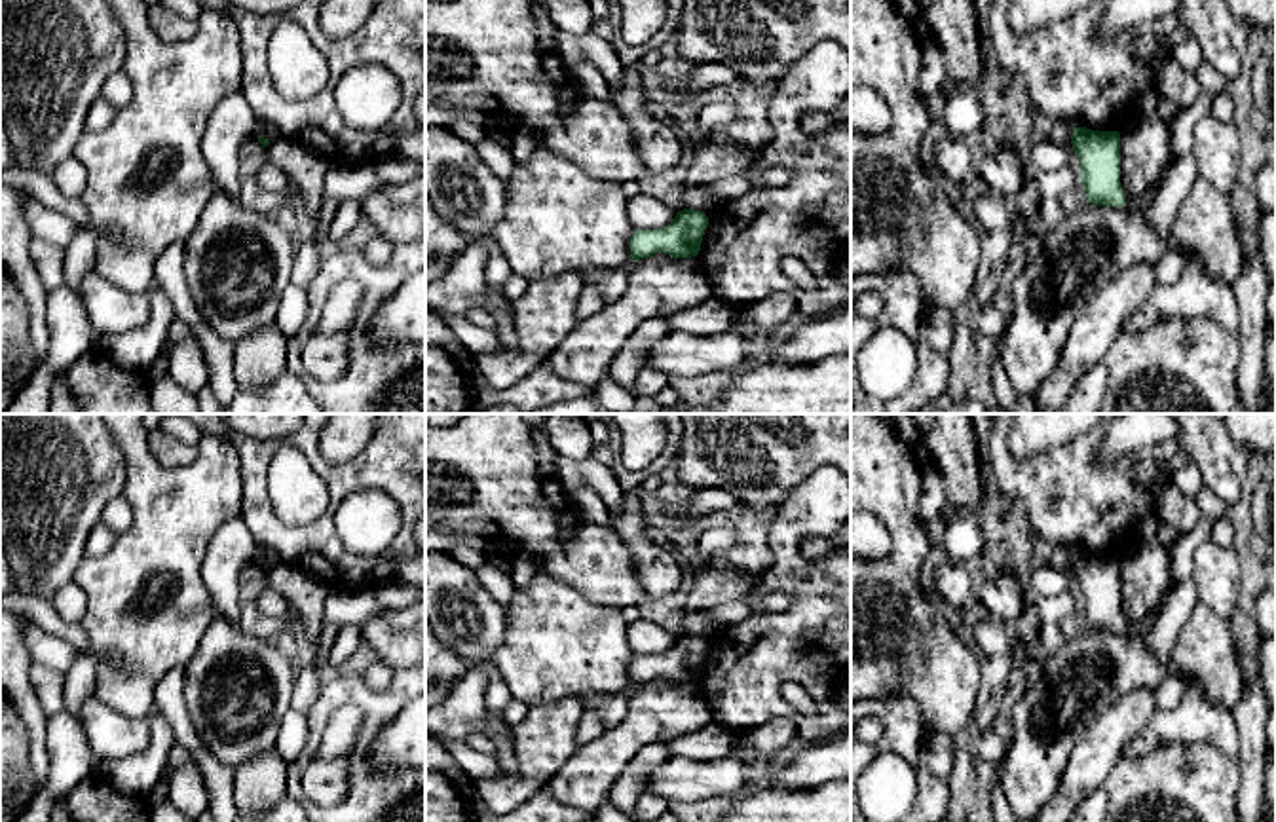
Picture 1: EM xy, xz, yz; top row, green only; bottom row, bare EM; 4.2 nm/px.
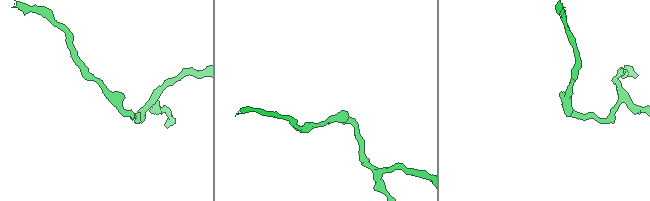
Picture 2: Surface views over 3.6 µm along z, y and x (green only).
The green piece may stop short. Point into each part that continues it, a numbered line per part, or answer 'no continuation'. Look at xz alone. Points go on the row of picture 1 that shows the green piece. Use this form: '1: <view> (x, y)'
no continuation

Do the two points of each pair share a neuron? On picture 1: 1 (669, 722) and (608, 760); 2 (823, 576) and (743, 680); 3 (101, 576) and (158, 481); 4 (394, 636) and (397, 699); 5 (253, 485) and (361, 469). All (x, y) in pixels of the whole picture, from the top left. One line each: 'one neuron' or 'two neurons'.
1: one neuron
2: one neuron
3: one neuron
4: two neurons
5: one neuron

